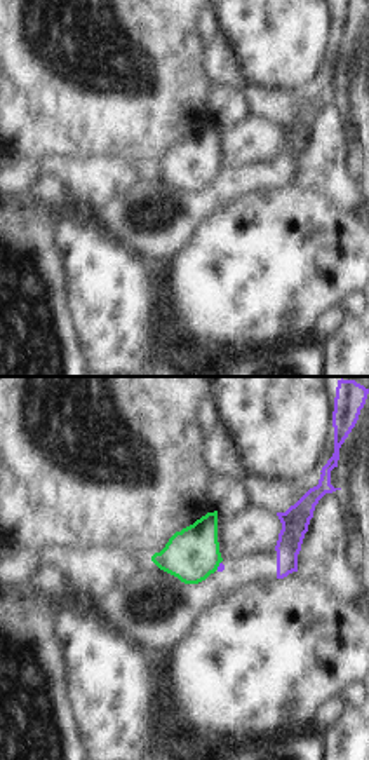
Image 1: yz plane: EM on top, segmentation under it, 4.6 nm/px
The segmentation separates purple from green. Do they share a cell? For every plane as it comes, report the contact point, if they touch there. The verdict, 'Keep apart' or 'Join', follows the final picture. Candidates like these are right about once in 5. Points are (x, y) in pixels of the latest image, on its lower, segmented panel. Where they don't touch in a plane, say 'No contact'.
Touches purple at (220, 565)

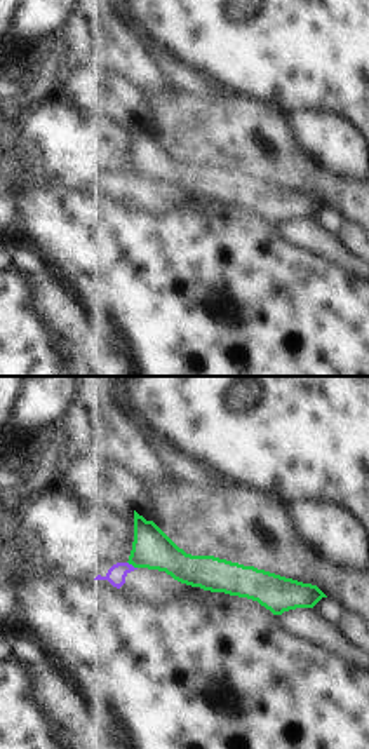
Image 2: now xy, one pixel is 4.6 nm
Touches purple at (131, 565)

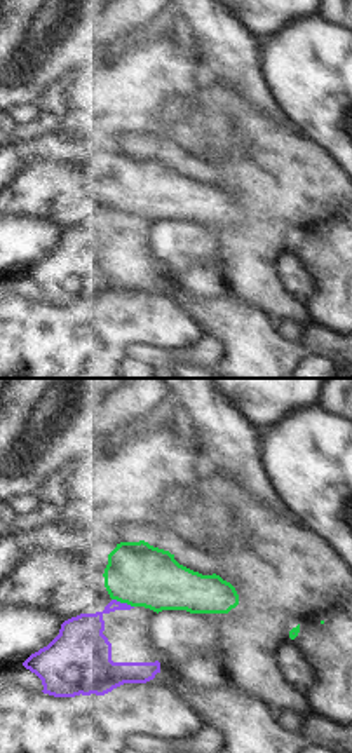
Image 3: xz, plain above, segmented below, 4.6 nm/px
Touches purple at (122, 603)

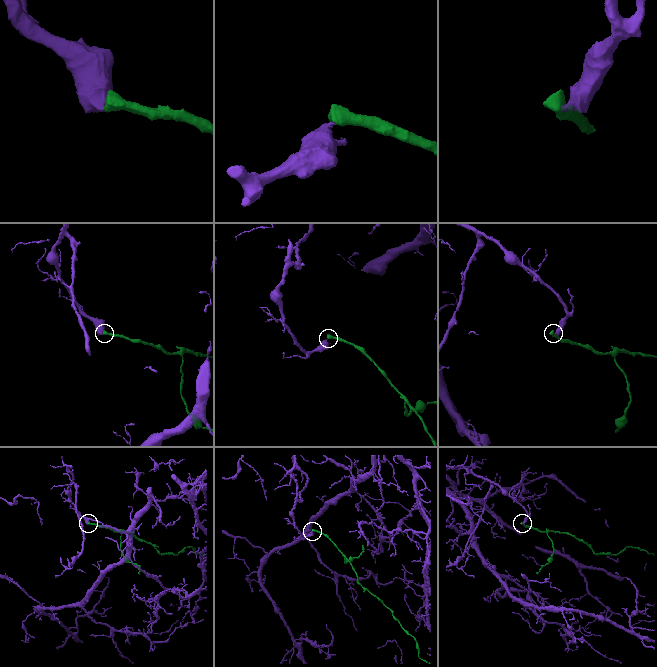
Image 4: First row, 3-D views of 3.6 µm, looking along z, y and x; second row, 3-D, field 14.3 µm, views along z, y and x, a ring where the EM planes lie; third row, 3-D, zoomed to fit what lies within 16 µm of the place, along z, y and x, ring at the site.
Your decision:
Keep apart

